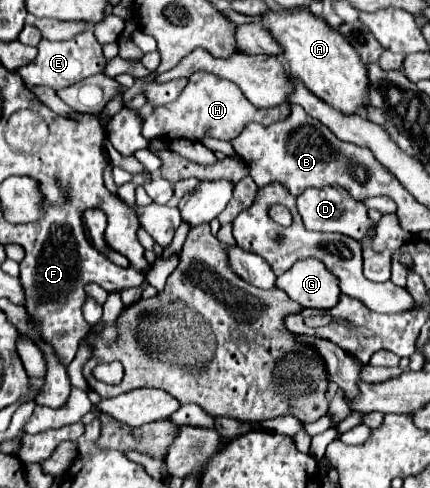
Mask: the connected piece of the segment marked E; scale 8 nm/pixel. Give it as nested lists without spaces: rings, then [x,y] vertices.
[[[88,29],[80,35],[76,35],[74,39],[70,41],[48,41],[48,39],[42,39],[40,45],[38,45],[38,55],[36,59],[30,63],[30,65],[24,65],[18,69],[20,77],[24,79],[26,87],[32,87],[32,85],[48,85],[52,87],[54,91],[60,91],[60,89],[66,89],[70,85],[74,85],[76,81],[84,79],[84,77],[90,77],[90,75],[96,75],[96,73],[102,73],[106,67],[106,59],[102,55],[102,45],[98,43],[98,39],[94,37],[94,33]]]

